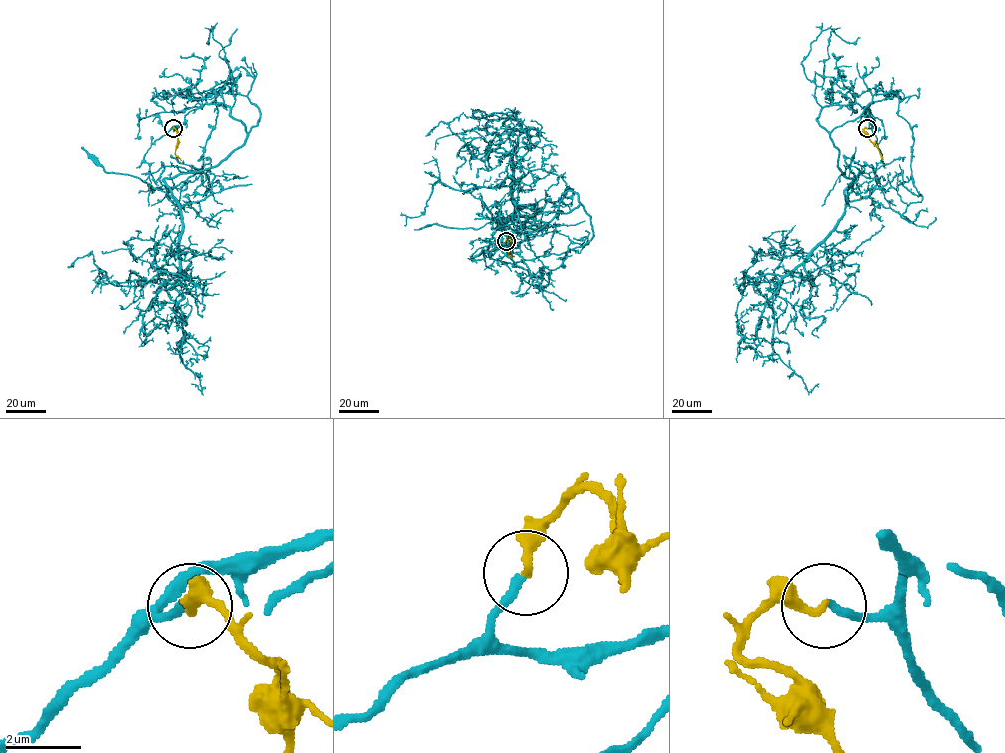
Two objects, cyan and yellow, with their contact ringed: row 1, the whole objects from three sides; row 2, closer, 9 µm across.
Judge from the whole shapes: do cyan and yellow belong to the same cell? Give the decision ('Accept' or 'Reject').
Accept

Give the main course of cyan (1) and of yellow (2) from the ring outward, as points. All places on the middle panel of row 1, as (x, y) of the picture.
1: (506, 241), (532, 239), (568, 191), (580, 204), (497, 229), (515, 209), (511, 142), (535, 181), (524, 192)
2: (506, 241), (509, 237), (507, 253), (514, 256)

